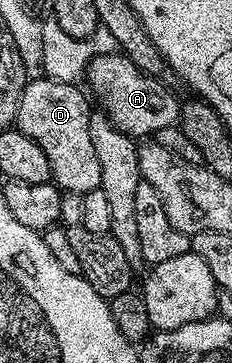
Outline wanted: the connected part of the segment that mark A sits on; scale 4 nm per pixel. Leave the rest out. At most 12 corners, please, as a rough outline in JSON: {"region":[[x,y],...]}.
{"region":[[122,52],[87,66],[90,93],[130,138],[176,125],[180,99]]}

